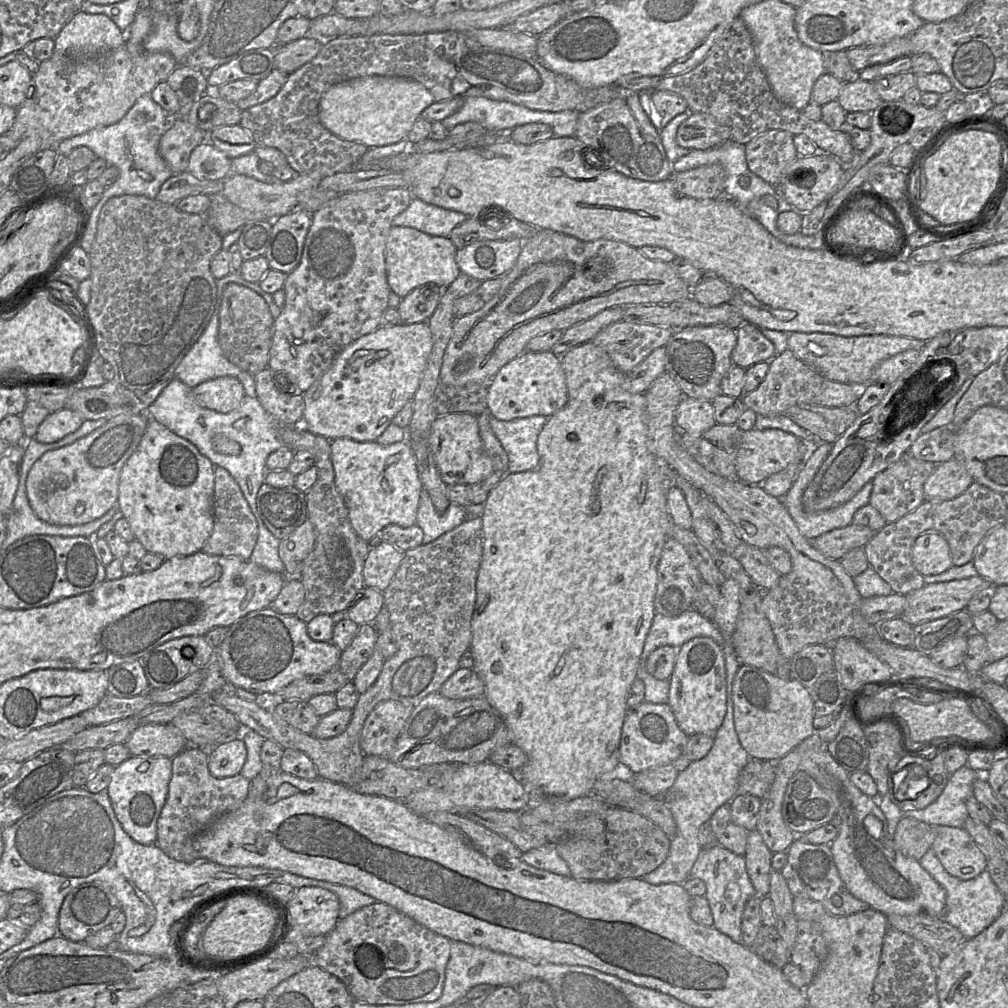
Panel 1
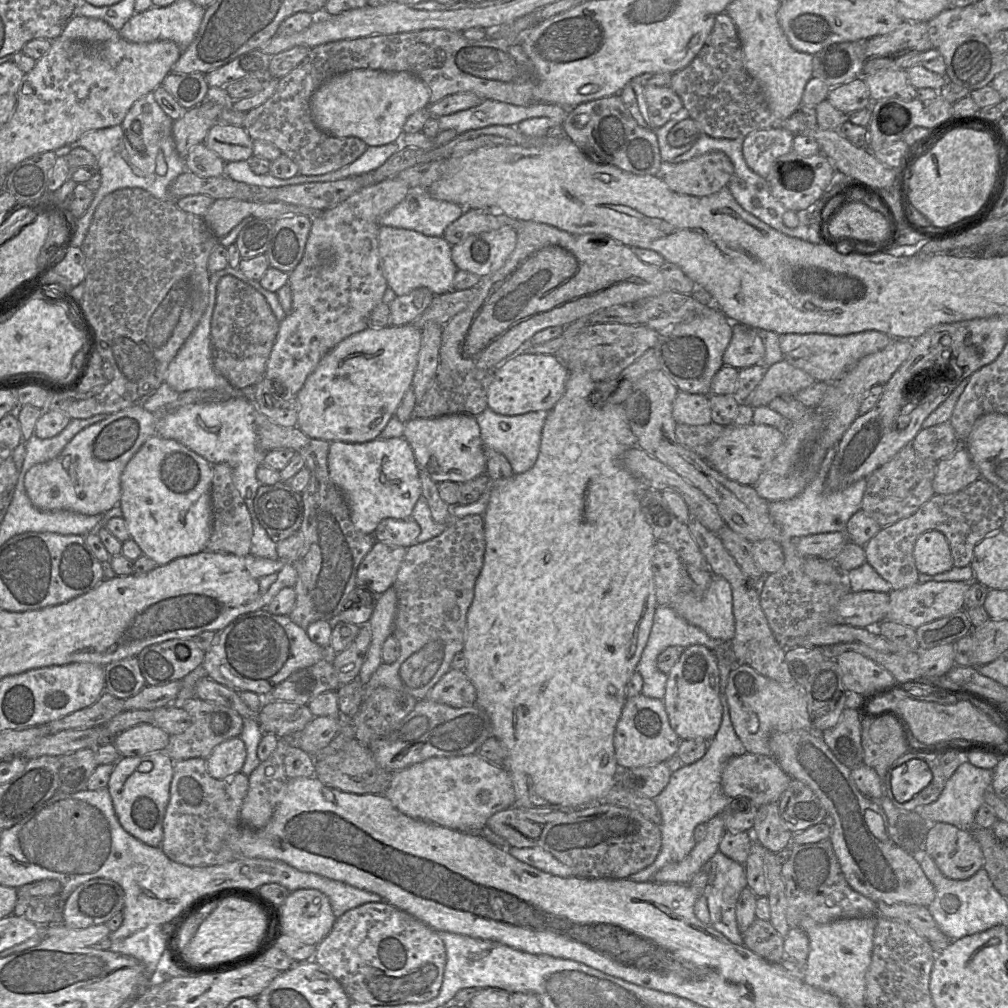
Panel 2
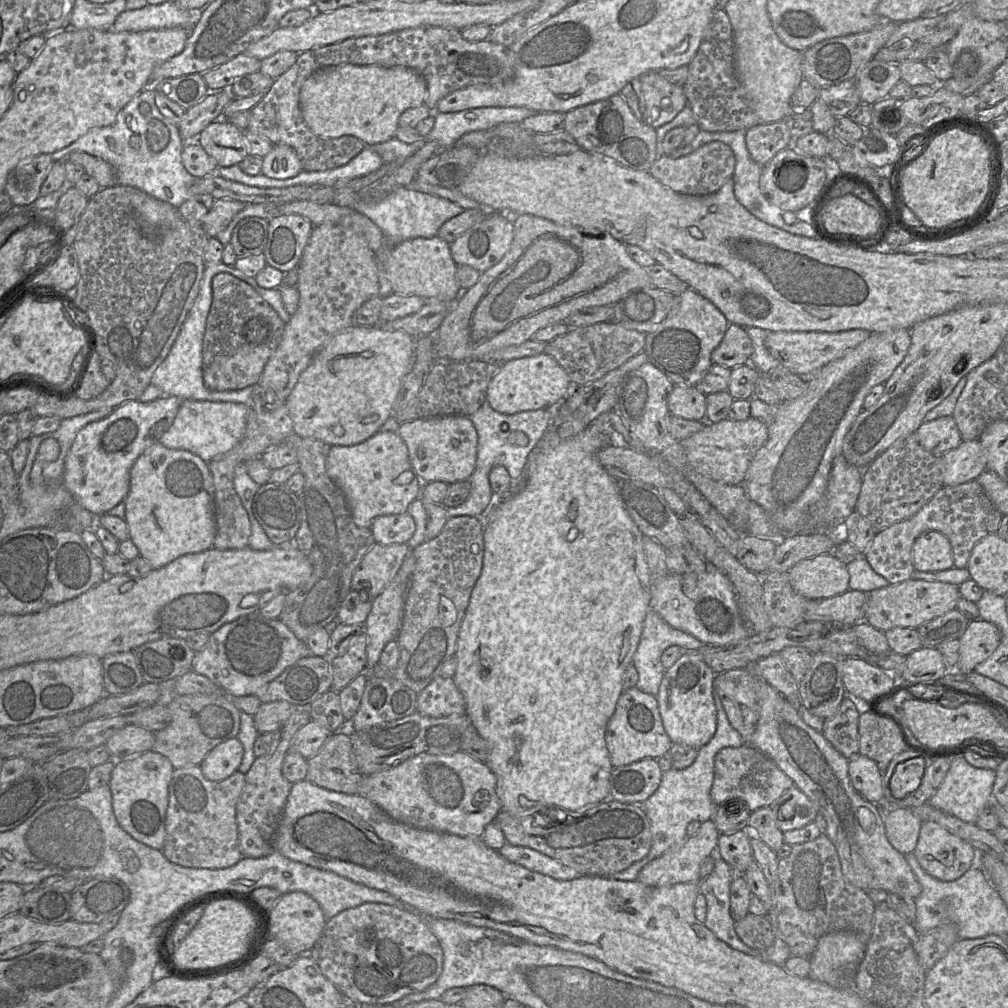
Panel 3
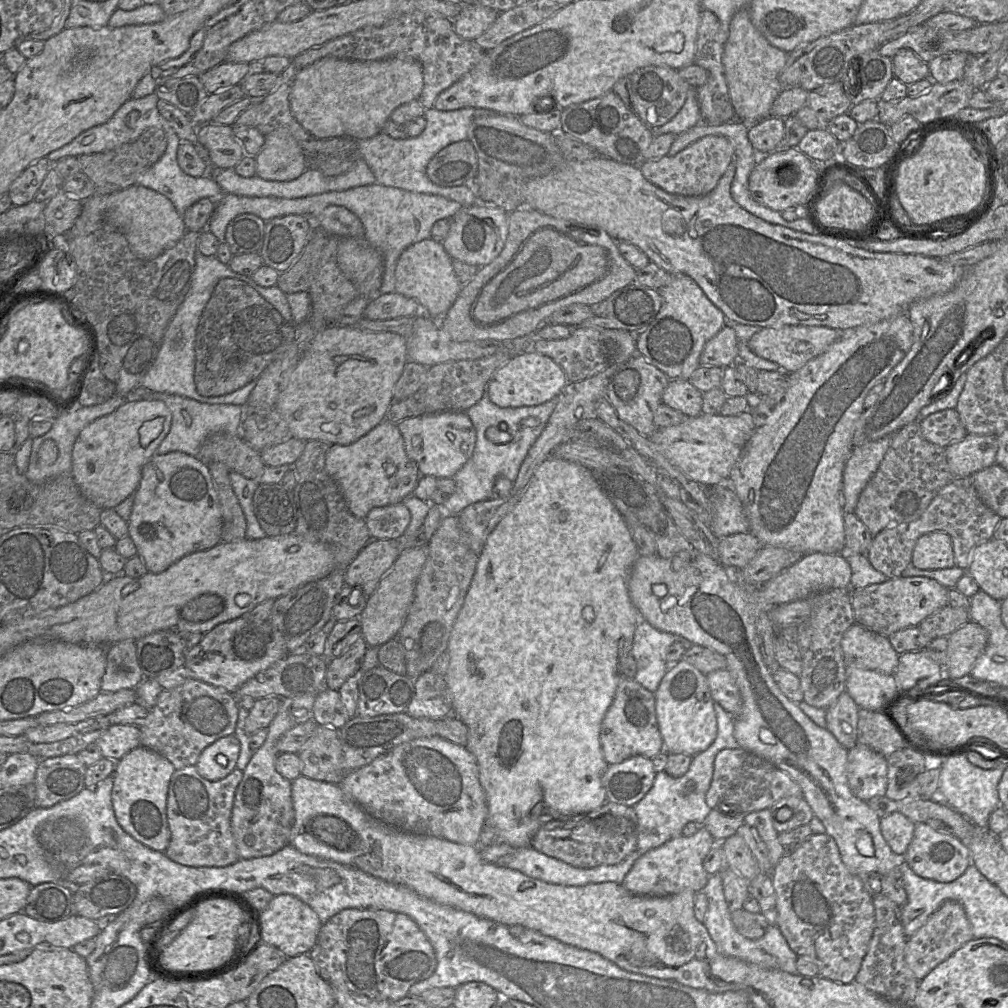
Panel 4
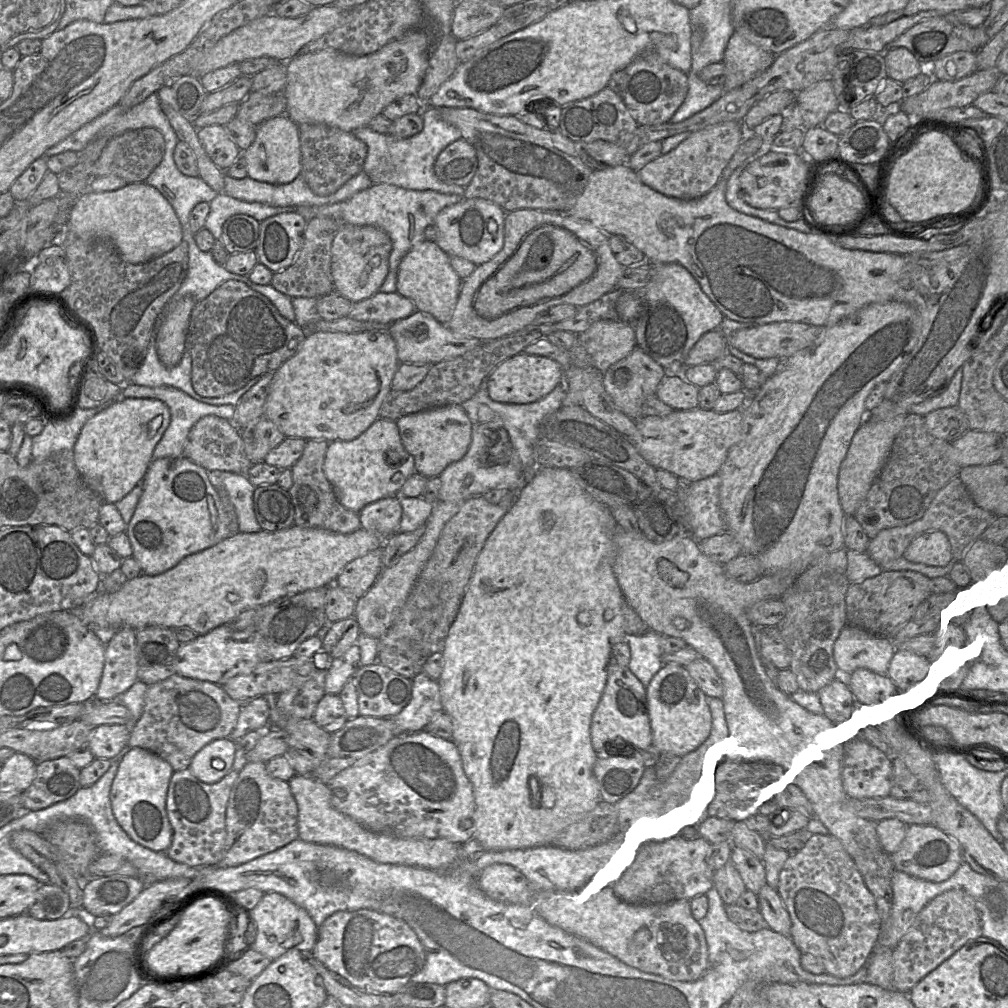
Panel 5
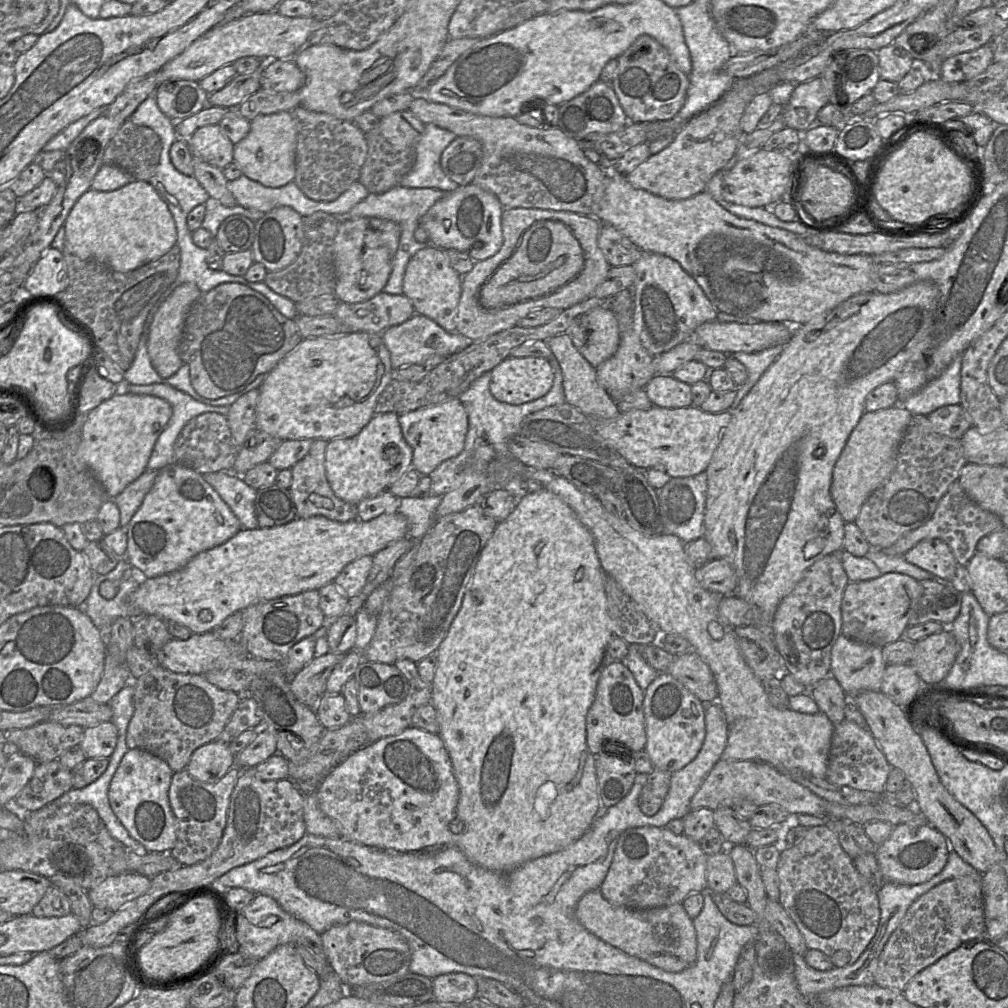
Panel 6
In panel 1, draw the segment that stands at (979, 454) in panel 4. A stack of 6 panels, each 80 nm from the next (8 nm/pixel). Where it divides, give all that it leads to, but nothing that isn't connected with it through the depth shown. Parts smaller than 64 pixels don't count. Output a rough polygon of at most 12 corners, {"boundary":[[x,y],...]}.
{"boundary":[[953,457],[924,483],[925,500],[951,500],[974,482]]}

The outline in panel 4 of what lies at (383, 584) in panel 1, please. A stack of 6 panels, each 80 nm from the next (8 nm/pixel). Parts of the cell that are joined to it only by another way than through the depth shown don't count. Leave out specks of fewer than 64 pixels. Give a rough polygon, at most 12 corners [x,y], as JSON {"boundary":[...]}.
{"boundary":[[372,539],[346,569],[345,585],[369,597],[402,551]]}

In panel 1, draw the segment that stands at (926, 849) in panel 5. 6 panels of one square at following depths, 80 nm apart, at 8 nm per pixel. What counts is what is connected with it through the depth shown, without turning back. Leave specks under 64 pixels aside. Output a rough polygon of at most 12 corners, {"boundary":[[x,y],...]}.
{"boundary":[[934,828],[931,849],[949,874],[968,880],[985,855],[964,828]]}

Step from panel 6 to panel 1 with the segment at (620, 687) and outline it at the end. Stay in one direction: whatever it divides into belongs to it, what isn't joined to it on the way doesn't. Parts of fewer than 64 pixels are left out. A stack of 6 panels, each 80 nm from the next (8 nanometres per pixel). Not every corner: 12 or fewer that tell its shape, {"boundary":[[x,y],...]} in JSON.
{"boundary":[[668,704],[628,708],[619,762],[633,773],[671,764],[688,736]]}

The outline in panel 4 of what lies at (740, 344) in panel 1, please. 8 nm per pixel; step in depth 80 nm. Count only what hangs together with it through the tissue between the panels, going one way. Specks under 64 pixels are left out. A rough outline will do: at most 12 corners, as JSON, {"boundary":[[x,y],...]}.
{"boundary":[[724,326],[704,346],[700,366],[738,361],[735,330]]}

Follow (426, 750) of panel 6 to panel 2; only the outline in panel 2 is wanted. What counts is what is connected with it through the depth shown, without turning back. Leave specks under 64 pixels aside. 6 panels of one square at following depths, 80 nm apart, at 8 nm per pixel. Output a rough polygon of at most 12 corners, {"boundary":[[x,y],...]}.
{"boundary":[[476,754],[393,773],[404,815],[483,835],[515,804],[507,771]]}

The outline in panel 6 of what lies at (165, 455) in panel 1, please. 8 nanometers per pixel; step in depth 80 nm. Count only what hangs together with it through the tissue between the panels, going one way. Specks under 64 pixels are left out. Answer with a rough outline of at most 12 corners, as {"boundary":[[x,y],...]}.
{"boundary":[[158,471],[126,527],[147,578],[241,529],[201,474]]}

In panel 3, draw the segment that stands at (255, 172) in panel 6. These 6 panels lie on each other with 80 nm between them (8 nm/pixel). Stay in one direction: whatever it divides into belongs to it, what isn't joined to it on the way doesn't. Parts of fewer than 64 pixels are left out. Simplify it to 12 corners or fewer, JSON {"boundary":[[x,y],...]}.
{"boundary":[[273,145],[262,174],[292,178],[303,170],[295,150]]}

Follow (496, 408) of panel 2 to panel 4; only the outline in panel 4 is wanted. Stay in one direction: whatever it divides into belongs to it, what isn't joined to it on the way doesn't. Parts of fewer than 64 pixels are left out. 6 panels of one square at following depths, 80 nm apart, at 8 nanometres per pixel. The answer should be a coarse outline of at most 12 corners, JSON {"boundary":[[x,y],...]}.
{"boundary":[[525,351],[487,383],[501,408],[536,406],[567,383],[553,359]]}

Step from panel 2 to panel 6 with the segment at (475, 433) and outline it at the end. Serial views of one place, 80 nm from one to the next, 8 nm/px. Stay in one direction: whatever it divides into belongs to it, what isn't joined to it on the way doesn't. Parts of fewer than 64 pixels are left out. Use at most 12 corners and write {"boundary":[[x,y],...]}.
{"boundary":[[459,398],[399,415],[412,467],[428,476],[464,448]]}

